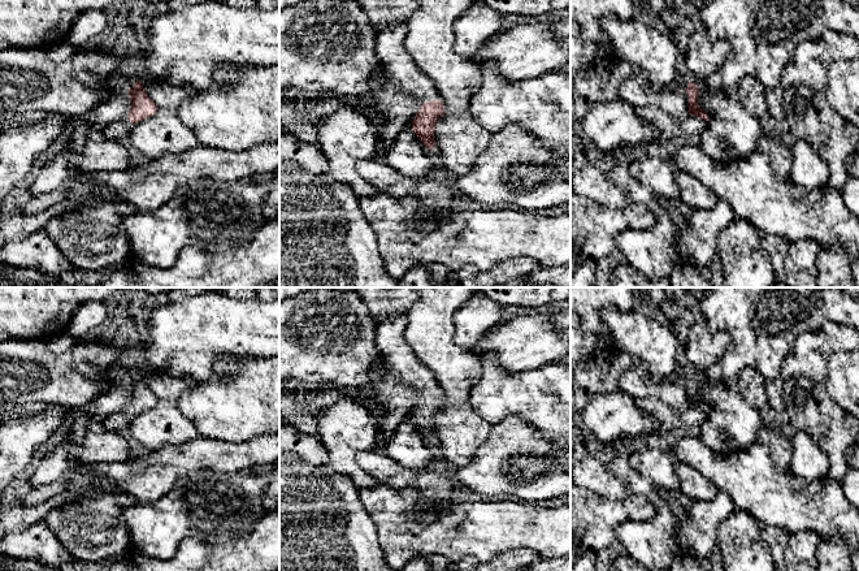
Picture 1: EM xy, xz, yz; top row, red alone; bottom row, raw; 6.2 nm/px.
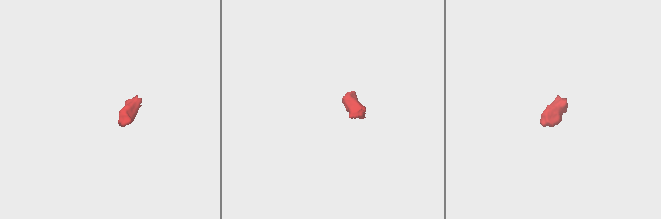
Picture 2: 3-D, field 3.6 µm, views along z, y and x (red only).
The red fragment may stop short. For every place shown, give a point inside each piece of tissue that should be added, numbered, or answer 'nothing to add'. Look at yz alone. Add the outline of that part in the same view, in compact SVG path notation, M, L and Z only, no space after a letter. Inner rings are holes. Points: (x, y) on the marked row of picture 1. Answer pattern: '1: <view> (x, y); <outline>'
1: yz (672, 130); M658 105L637 107L637 116L660 133L658 144L645 146L648 152L668 150L673 144L690 139L697 140L707 127L707 121L703 118L693 114L676 118Z

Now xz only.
1: xz (389, 47); M399 25L377 35L374 52L386 74L398 85L400 91L416 96L421 103L438 99L433 82L424 75L404 47L407 26Z

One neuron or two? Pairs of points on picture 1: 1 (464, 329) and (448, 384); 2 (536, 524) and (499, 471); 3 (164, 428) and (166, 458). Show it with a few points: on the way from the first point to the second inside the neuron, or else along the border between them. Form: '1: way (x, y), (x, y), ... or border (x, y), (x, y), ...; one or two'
1: border (452, 316), (452, 340), (468, 350); two
2: border (487, 500), (517, 498), (534, 504); two
3: border (195, 438), (139, 451); two

